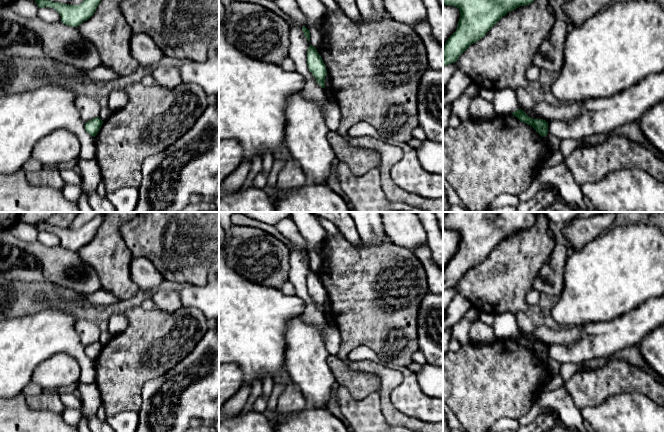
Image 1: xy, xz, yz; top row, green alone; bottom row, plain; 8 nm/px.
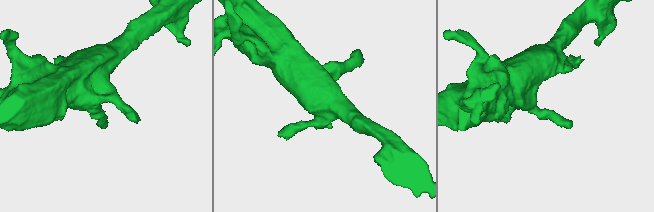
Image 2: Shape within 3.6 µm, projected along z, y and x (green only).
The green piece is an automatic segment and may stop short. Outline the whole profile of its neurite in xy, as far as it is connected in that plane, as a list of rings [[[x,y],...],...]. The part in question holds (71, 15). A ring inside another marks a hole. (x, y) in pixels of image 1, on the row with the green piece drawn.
[[[35,0],[38,8],[54,8],[61,16],[61,22],[67,26],[78,27],[96,11],[101,0],[84,0],[79,5],[62,4],[51,0]]]

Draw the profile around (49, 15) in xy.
[[[44,7],[38,10],[37,16],[46,23],[55,23],[61,21],[60,14],[50,7]]]

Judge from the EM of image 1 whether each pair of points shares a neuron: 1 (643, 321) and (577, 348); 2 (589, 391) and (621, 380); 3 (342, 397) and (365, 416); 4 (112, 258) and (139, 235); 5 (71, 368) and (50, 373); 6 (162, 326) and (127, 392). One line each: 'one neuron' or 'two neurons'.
1: one neuron
2: one neuron
3: one neuron
4: two neurons
5: one neuron
6: one neuron

